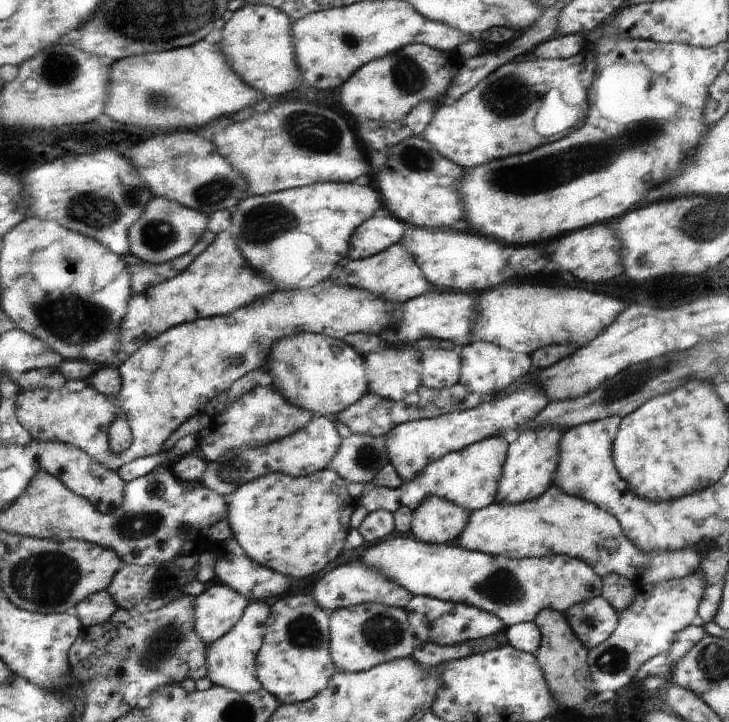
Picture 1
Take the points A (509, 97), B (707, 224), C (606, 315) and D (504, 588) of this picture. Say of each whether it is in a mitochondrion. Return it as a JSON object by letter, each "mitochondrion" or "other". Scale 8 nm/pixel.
{"A":"mitochondrion","B":"mitochondrion","C":"other","D":"mitochondrion"}

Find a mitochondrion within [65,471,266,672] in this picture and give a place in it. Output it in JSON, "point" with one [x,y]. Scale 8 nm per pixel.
{"point":[133,527]}

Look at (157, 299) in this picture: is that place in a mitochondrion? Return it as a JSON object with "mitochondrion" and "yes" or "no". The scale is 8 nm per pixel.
{"mitochondrion":"no"}

